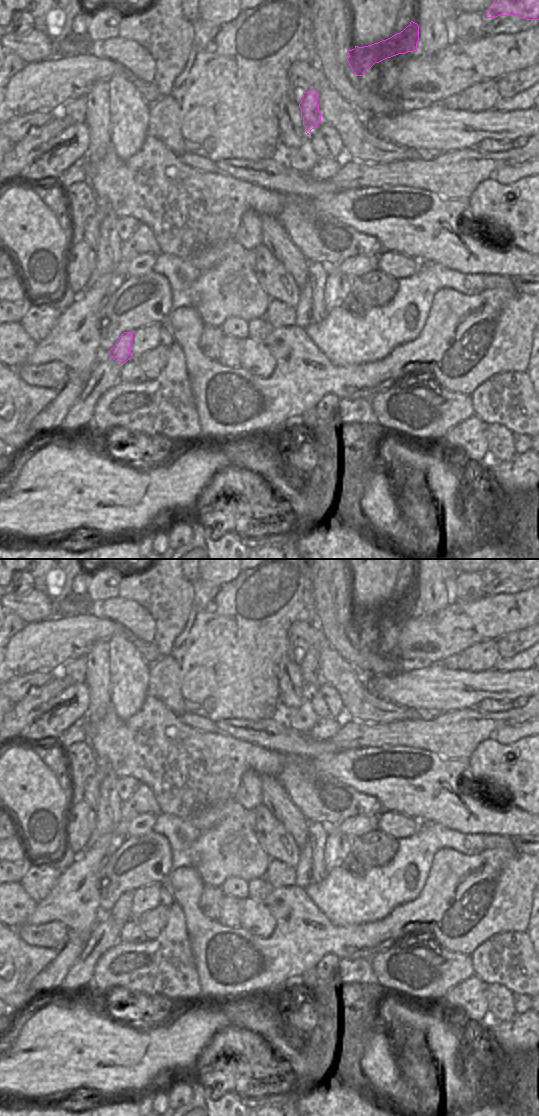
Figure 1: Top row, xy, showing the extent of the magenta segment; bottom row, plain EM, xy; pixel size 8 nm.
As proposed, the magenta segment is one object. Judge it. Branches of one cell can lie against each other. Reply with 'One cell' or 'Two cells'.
Two cells.

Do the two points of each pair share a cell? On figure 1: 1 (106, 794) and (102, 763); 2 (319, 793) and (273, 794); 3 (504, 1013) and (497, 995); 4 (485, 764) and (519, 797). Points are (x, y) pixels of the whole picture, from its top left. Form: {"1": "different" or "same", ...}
{"1": "same", "2": "different", "3": "same", "4": "same"}

